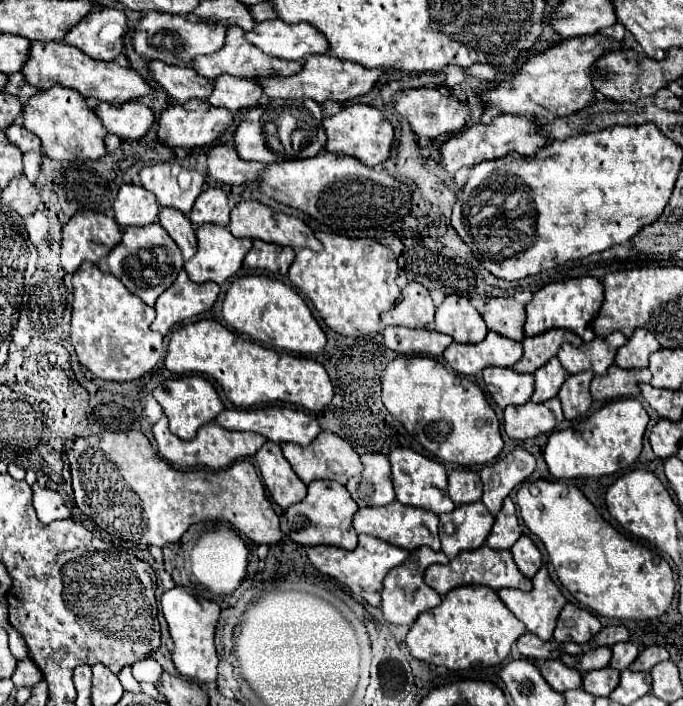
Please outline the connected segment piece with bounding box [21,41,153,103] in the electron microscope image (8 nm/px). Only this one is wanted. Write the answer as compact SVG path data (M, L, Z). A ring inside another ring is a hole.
M33 41L29 47L29 57L21 69L25 81L37 89L49 89L53 85L69 87L79 91L85 99L97 99L97 101L107 101L107 103L127 103L133 101L141 95L151 93L153 89L147 85L147 81L135 73L127 65L117 65L115 61L95 61L91 57L85 57L79 49L73 49L65 43L43 43L43 41Z

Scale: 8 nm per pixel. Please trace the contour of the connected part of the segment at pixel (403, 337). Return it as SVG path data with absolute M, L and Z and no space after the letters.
M387 327L383 331L385 345L401 355L433 355L439 357L453 339L443 333L429 329L409 329L409 327Z

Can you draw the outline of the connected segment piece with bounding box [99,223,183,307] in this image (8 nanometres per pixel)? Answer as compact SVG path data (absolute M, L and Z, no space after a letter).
M153 223L141 229L123 229L121 243L99 263L99 269L115 275L133 295L153 307L157 297L177 279L177 273L183 269L183 257L165 229L161 229L159 223Z

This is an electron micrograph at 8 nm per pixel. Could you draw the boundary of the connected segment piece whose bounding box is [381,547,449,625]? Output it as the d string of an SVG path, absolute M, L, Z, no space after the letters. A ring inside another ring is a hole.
M419 547L419 549L411 551L409 559L403 565L399 565L397 569L391 569L391 573L383 581L383 593L381 593L381 597L383 597L381 611L383 611L383 617L385 617L387 623L393 623L393 625L413 625L413 621L421 613L437 607L441 603L441 597L437 595L437 591L433 591L423 581L425 569L429 565L433 565L433 563L449 563L449 559L447 559L447 555L443 551L433 551L429 547Z

